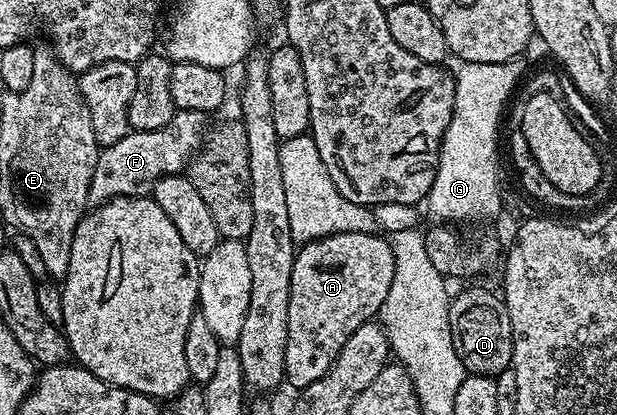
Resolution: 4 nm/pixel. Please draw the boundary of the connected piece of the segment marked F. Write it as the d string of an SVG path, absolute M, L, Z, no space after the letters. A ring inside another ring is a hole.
M179 110L166 123L166 127L158 127L154 131L129 131L118 143L105 145L97 152L94 175L90 179L89 206L104 205L107 201L113 201L116 197L146 197L151 194L156 183L164 177L175 177L187 170L191 160L196 156L205 136L205 114L198 111Z

